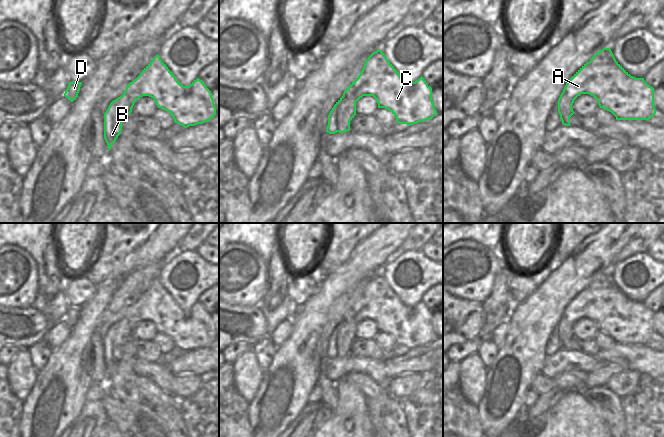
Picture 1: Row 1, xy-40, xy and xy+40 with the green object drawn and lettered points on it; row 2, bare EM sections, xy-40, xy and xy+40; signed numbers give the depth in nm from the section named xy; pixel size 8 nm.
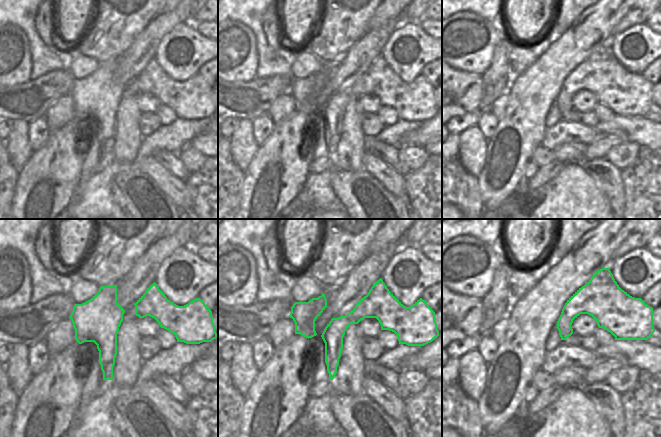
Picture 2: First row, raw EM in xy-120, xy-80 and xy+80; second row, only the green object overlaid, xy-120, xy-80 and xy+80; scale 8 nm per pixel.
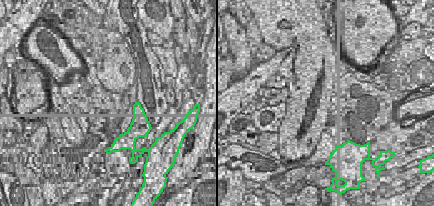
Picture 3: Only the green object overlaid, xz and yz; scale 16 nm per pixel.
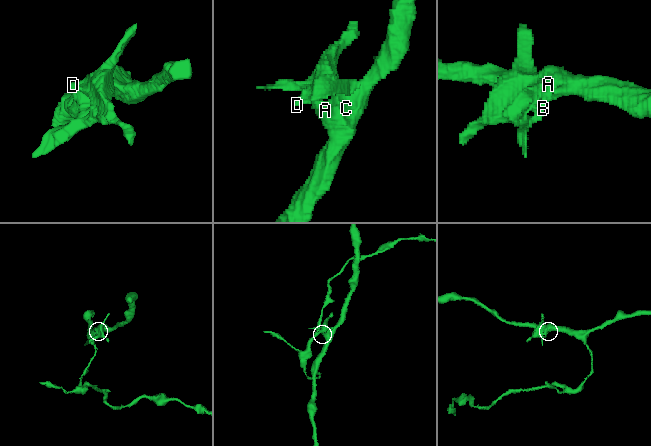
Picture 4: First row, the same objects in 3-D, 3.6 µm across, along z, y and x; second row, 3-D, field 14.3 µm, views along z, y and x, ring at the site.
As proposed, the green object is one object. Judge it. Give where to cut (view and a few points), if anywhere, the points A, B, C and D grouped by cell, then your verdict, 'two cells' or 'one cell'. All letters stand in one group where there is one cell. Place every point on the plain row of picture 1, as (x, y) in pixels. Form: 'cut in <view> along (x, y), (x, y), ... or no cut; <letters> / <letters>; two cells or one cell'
cut in xy-40 along (118, 321), (129, 321), (132, 331); A C / B D; two cells

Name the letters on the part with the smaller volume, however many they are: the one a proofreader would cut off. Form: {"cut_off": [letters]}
{"cut_off": ["B", "D"]}

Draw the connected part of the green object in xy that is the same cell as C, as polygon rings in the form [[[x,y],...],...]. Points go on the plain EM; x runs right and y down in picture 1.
[[[381,274],[373,276],[364,287],[360,299],[346,312],[343,321],[355,322],[358,325],[363,320],[373,320],[378,332],[389,334],[399,348],[411,350],[432,343],[438,337],[432,325],[432,312],[421,300],[415,306],[407,306],[388,285]]]

